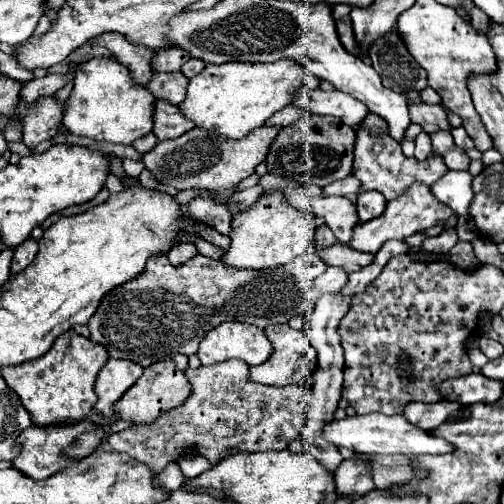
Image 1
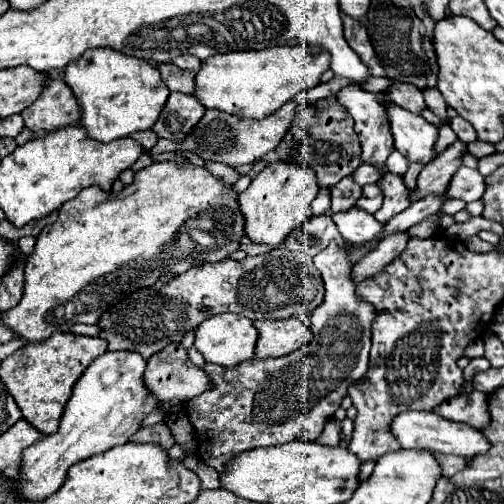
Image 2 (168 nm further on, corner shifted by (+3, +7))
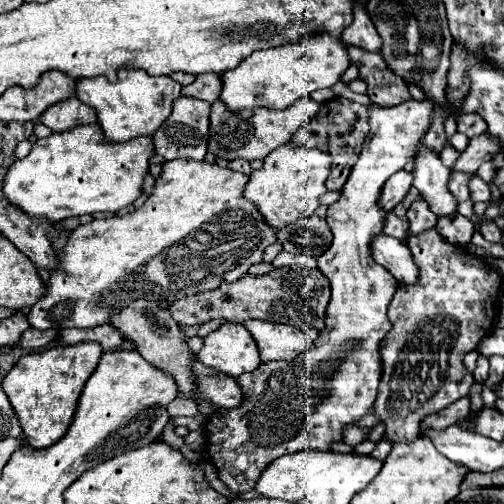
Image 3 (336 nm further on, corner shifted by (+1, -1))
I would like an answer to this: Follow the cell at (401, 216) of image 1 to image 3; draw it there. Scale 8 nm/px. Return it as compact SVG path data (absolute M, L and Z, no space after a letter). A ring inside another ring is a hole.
M483 134L483 136L475 136L471 138L467 150L459 156L459 160L455 162L453 172L467 172L467 174L475 174L477 168L491 160L495 154L503 152L503 148L499 148L499 144L495 144L495 140L491 140L491 136Z

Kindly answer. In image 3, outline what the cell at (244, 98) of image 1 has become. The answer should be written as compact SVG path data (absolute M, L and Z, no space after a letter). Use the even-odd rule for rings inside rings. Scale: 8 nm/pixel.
M327 32L303 36L301 42L253 52L237 68L223 72L223 92L219 98L227 104L229 110L259 106L287 108L305 94L337 84L349 64L351 60L347 56L347 44L341 38L333 38Z

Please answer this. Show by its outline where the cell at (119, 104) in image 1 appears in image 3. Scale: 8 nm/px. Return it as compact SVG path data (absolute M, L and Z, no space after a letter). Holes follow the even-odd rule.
M121 68L117 72L117 82L109 82L105 76L97 76L95 80L79 80L77 82L77 98L85 104L91 104L97 110L97 120L105 132L109 142L127 142L137 136L151 136L171 114L173 100L181 96L181 84L177 84L171 76L149 76L141 68Z

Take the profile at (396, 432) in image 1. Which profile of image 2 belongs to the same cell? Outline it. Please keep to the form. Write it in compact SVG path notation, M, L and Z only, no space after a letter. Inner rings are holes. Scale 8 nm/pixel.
M403 412L397 414L391 424L389 424L391 436L397 438L397 442L401 444L401 448L405 450L431 450L441 452L441 454L457 454L463 458L471 458L477 454L483 454L489 450L489 442L485 440L485 436L481 436L481 432L477 428L471 428L467 424L459 424L459 422L449 422L433 412Z

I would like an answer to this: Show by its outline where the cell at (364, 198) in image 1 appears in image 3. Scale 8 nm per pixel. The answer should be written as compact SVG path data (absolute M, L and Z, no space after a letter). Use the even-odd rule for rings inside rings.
M407 170L395 172L395 174L387 180L387 184L383 186L383 192L381 192L381 198L379 198L381 208L387 210L387 212L391 212L391 210L407 196L407 192L409 192L411 186L413 186L413 176L411 176L411 172L407 172Z

